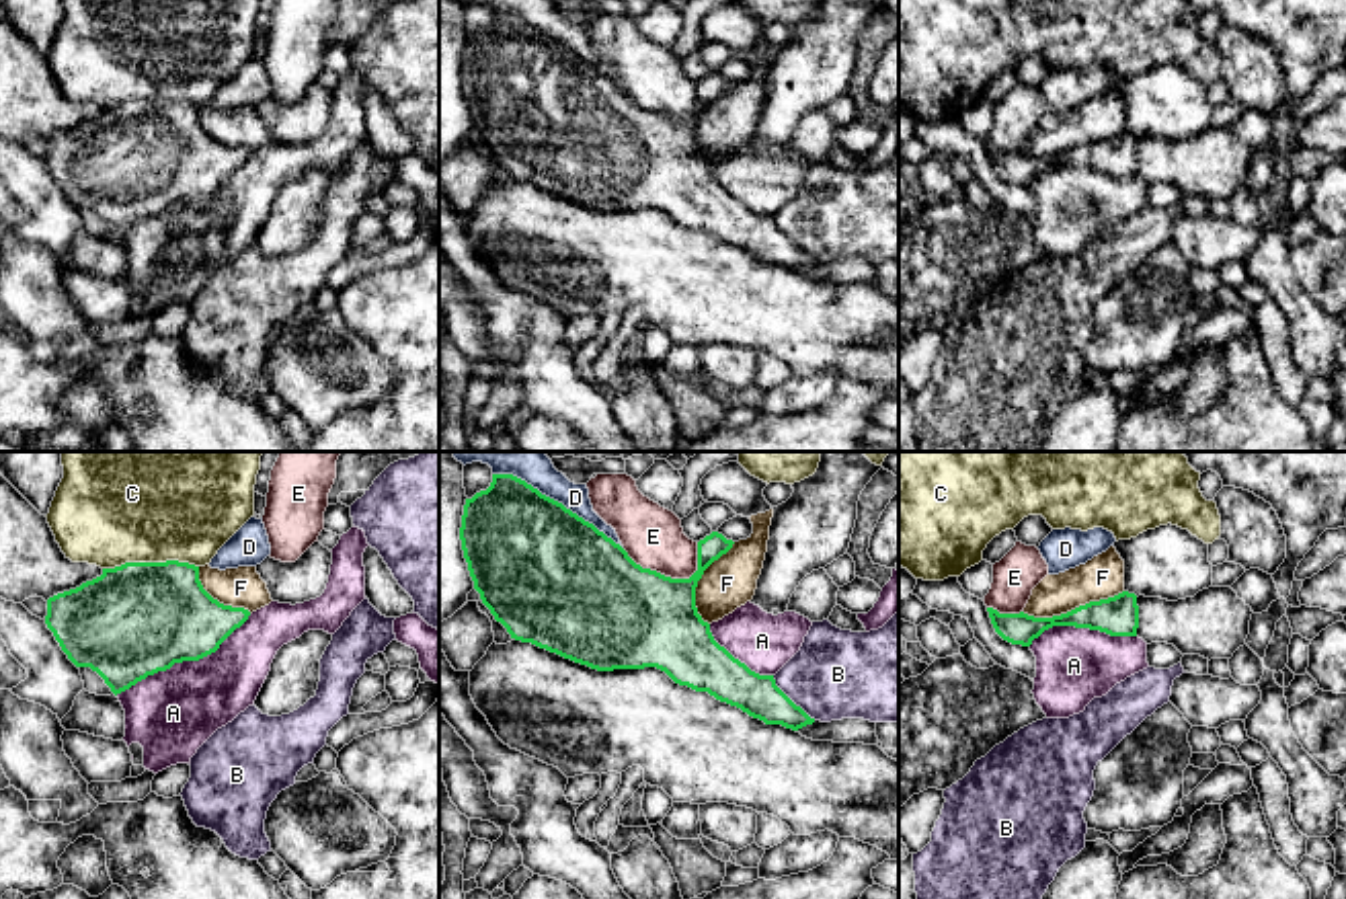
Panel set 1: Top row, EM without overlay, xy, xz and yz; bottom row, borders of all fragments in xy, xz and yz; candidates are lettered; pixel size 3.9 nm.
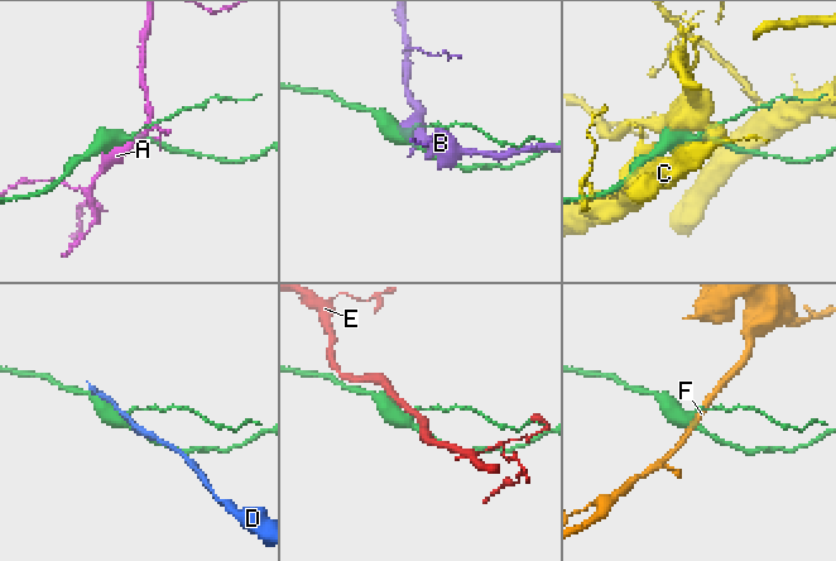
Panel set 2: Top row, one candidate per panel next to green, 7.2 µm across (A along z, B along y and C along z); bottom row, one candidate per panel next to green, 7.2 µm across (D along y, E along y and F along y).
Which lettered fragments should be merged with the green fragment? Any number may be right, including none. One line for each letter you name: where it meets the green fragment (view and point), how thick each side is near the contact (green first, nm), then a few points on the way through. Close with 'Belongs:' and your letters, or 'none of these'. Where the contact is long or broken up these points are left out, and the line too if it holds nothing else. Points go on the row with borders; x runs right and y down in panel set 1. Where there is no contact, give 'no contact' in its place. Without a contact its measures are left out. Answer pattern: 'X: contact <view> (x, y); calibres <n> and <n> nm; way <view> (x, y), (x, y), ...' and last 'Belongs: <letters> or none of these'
Belongs: none of these

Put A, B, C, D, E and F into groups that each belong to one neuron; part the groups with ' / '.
A / B / C / D / E / F

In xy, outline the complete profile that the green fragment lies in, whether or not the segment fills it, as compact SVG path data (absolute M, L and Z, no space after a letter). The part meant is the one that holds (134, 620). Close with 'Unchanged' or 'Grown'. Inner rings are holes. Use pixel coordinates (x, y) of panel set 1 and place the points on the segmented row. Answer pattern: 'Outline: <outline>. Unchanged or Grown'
Outline: M166 560L103 569L101 577L49 597L45 624L68 659L96 671L117 696L174 663L215 653L248 616L244 608L213 599L199 581L199 566Z. Unchanged

